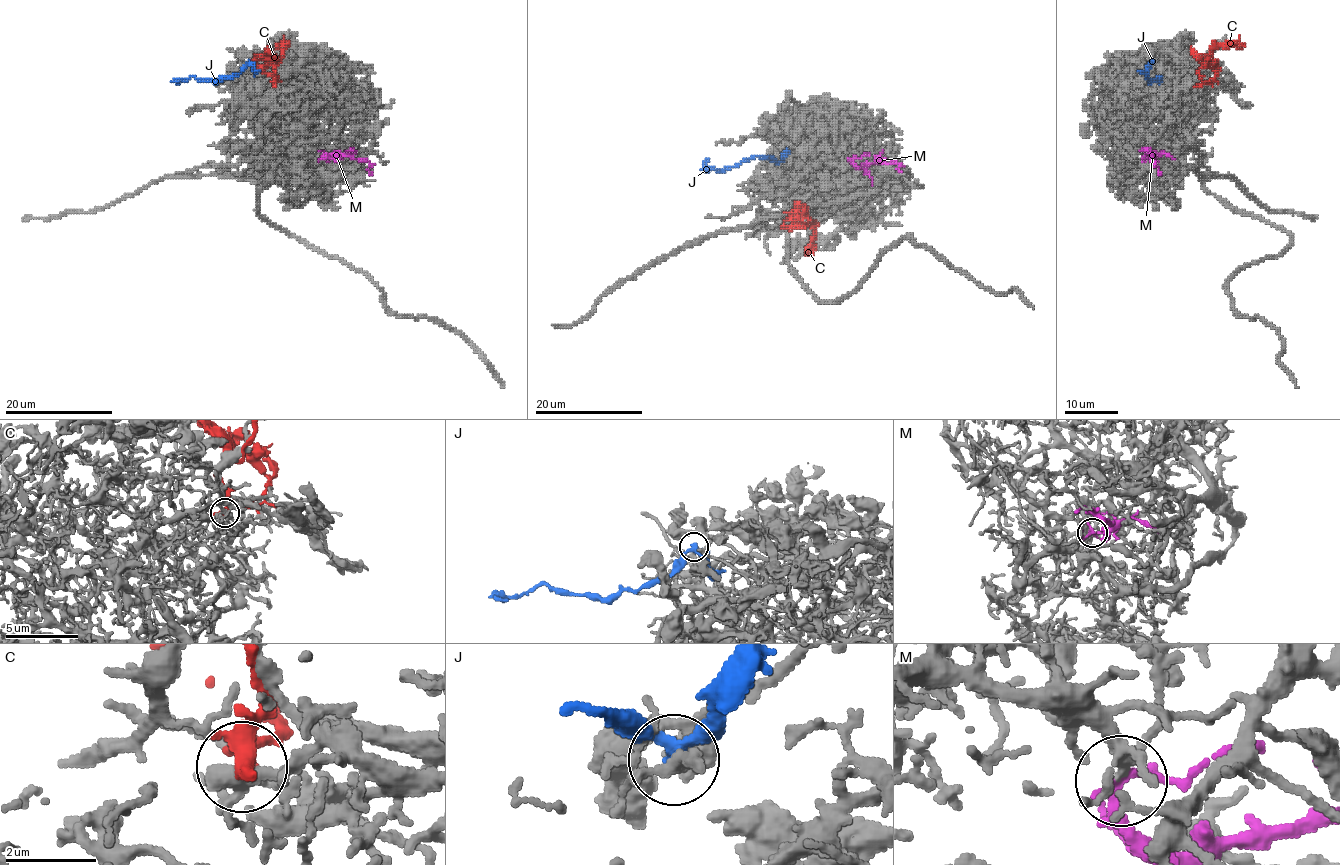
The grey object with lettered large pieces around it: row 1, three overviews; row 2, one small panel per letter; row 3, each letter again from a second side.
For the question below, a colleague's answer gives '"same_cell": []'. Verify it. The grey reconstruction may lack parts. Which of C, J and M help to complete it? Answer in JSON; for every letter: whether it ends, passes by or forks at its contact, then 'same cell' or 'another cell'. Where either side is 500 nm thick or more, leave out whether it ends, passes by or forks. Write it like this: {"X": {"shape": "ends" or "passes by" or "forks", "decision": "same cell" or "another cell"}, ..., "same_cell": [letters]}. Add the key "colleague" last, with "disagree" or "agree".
{"C": {"shape": "passes by", "decision": "another cell"}, "J": {"shape": "passes by", "decision": "another cell"}, "M": {"shape": "passes by", "decision": "same cell"}, "same_cell": ["M"], "colleague": "disagree"}

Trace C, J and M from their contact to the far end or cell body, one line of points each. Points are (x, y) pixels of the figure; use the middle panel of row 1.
C: (803, 210), (812, 225), (811, 254), (814, 249)
J: (777, 163), (766, 156), (756, 156), (722, 170), (709, 168), (705, 164), (707, 159)
M: (852, 157), (859, 167), (895, 163), (902, 172)

